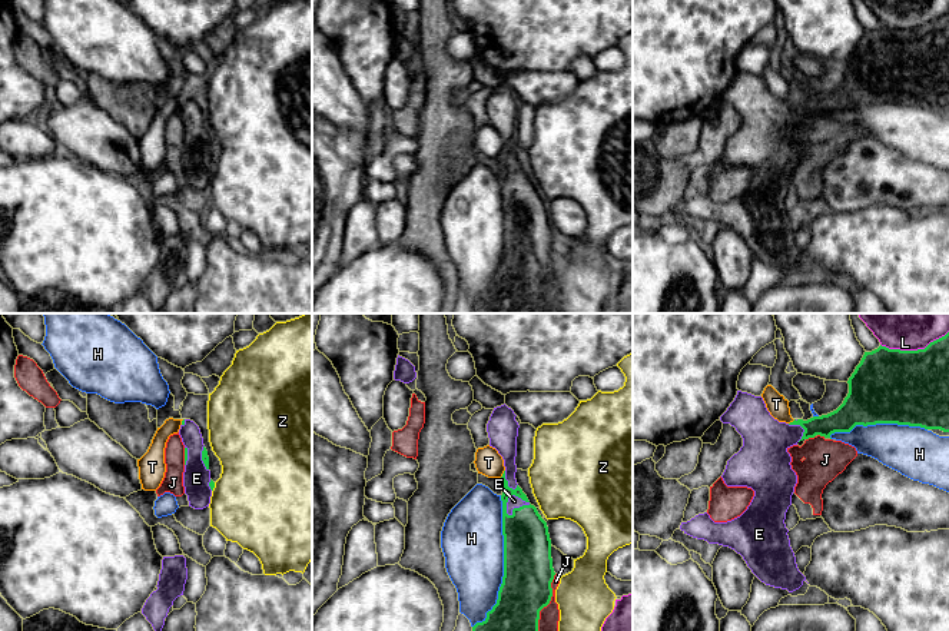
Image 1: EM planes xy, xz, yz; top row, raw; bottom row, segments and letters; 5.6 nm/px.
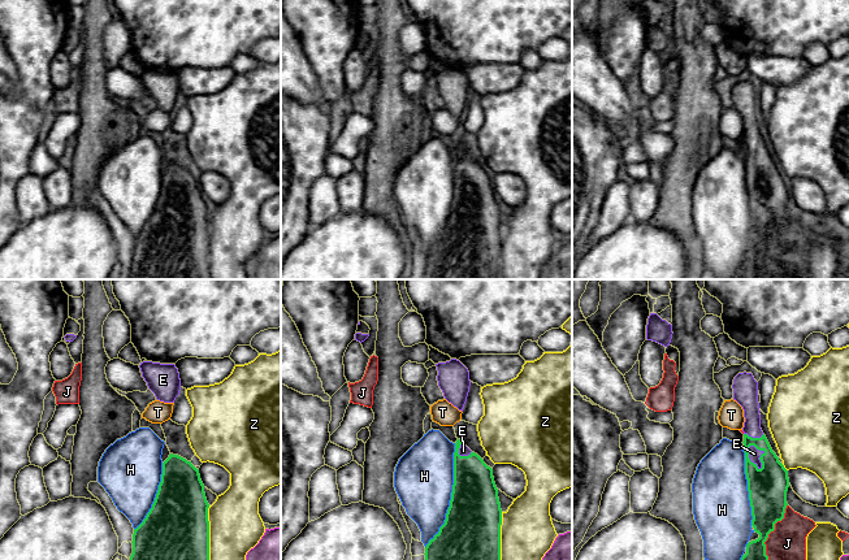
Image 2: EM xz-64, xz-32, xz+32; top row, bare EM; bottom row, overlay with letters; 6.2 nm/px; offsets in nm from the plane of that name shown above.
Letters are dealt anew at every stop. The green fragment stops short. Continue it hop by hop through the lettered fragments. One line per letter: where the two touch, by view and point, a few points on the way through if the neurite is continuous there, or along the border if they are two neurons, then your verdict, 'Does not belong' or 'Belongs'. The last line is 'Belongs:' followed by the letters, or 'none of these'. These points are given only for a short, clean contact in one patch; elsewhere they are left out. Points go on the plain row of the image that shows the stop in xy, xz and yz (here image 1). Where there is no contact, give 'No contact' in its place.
E: Touches green at xz (517, 188). Belongs
H: Touches green at xz (504, 242). Does not belong
J: Touches green at xz (547, 284). Does not belong
L: Touches green at yz (913, 30). Does not belong
T: Touches green at xz (503, 153). Boundary: xz (504, 149), (500, 156). Does not belong
Z: Touches green at xy (213, 166). Does not belong
Belongs: E

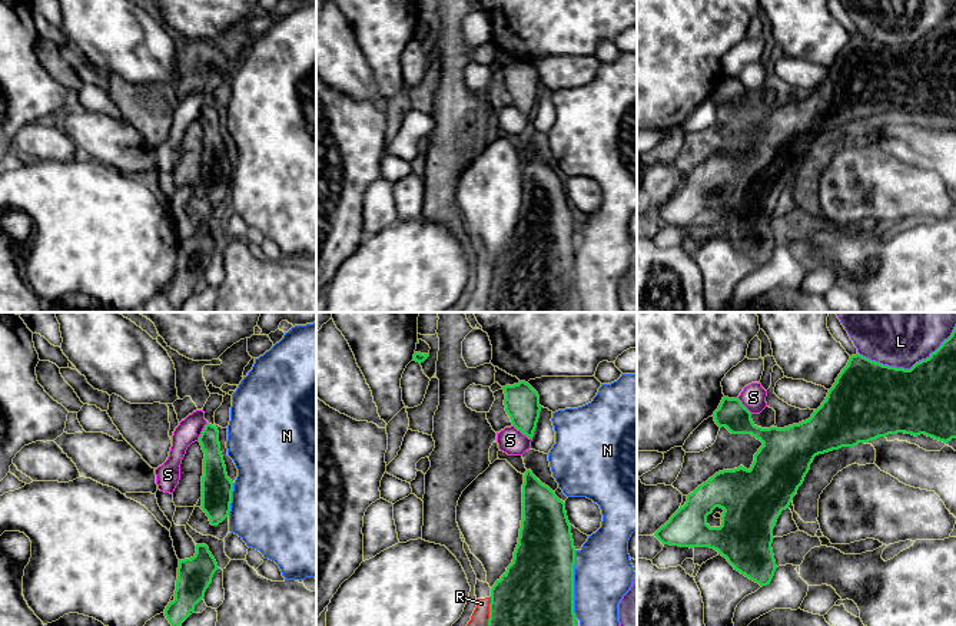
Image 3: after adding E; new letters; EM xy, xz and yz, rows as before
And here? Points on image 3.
L: Touches green at yz (910, 47). Does not belong
N: Touches green at xz (573, 264). Does not belong
R: Touches green at xz (490, 294). Does not belong
S: Touches green at xz (523, 112). Does not belong
Belongs: none of these

